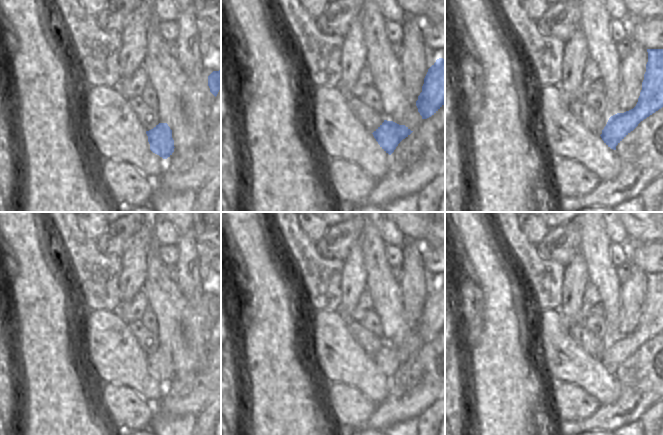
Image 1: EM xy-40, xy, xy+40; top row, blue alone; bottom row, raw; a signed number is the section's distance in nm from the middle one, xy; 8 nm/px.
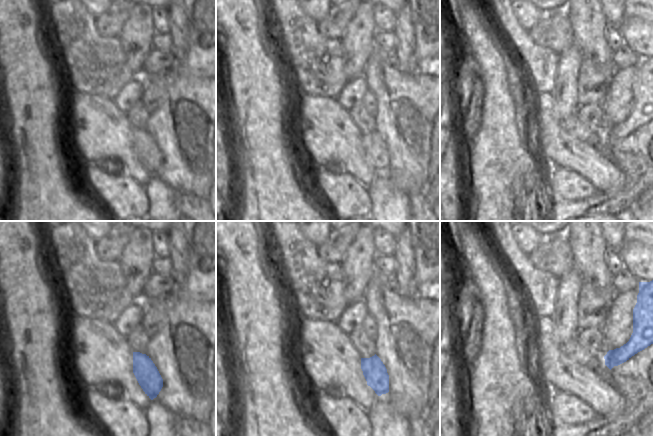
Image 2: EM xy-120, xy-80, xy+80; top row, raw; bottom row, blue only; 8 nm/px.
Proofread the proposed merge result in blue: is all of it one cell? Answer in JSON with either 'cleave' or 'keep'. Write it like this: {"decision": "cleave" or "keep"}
{"decision": "keep"}

